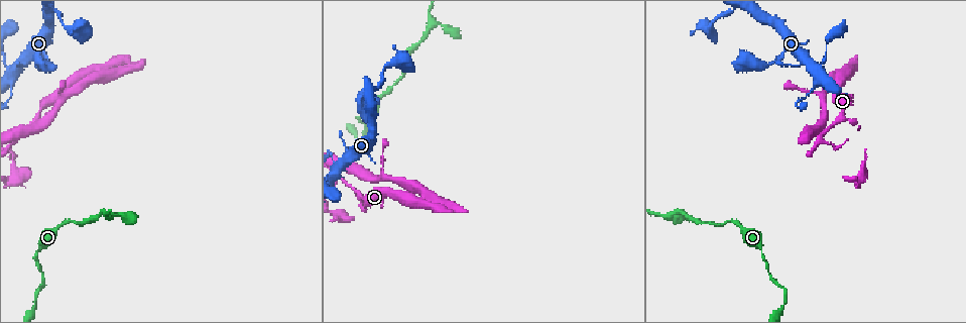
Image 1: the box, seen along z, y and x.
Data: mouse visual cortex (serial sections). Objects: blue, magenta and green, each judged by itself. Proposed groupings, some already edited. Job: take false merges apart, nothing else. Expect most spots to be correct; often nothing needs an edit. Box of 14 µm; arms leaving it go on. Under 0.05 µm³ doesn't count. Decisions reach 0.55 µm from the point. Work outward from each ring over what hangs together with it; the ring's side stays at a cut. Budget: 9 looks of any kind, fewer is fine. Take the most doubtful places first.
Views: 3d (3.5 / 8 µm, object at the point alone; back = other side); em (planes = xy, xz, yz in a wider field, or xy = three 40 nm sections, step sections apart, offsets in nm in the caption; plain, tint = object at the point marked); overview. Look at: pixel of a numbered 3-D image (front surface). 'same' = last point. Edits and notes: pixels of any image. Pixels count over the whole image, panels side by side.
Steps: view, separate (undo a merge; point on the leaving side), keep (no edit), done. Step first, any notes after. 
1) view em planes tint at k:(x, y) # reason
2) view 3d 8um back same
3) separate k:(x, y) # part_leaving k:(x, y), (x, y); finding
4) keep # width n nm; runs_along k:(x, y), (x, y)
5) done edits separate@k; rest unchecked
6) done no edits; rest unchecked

view 3d 3.5um at 1:(427, 198) # thick turns thin

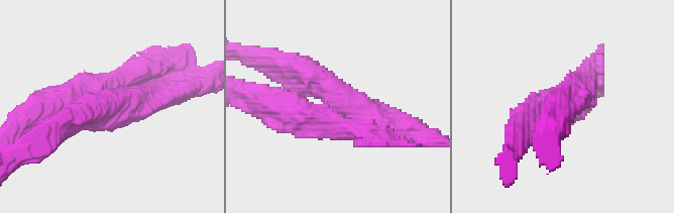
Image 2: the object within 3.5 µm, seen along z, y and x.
view em xy step 3 tint at 2:(108, 102) # arms 4; arm_widths 350, 400, 450, 500 nm; now the EM

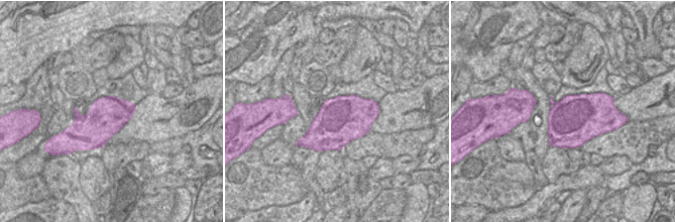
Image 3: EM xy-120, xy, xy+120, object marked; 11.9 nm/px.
separate 2:(136, 110) # part_leaving 2:(103, 101), (43, 140); a second cell is stuck on

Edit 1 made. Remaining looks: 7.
view overview

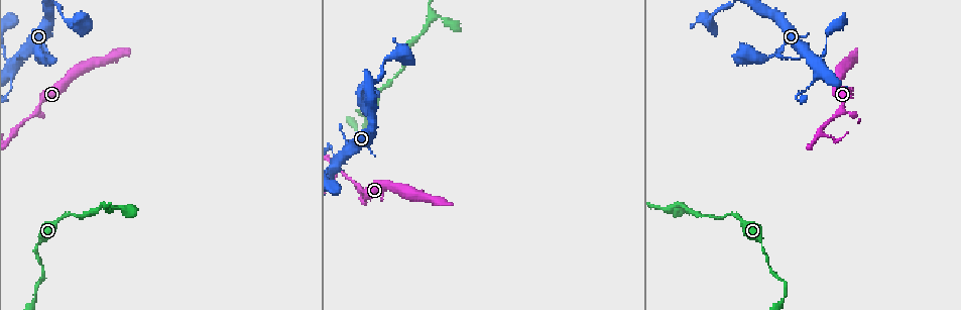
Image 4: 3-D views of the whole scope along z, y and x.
view 3d 3.5um at 4:(821, 131) # three arms meet

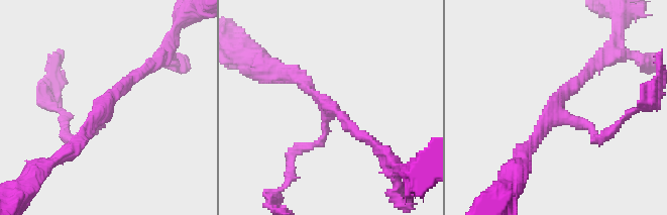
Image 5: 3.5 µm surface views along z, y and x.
view em xy step 3 tint at 5:(104, 113) # arms 3; arm_widths 150, 200, 200 nm; need the tissue

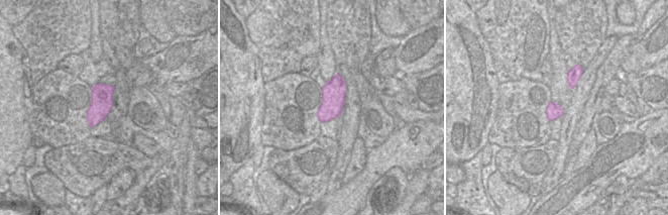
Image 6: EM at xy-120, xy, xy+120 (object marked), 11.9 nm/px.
keep # runs_along 5:(143, 72), (63, 155); one cell here

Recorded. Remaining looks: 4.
view 3d 3.5um at 4:(819, 64) # thin arm on a thick one

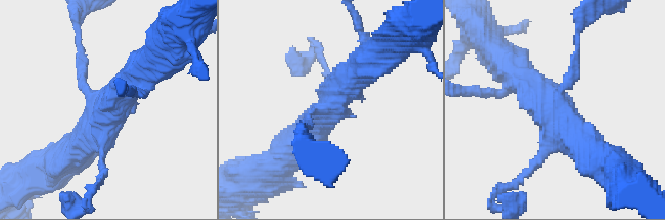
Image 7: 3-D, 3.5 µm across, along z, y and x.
view em xy step 3 tint at 7:(107, 105)

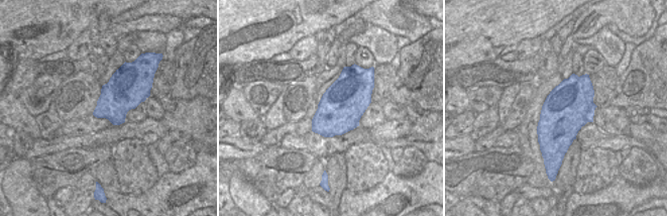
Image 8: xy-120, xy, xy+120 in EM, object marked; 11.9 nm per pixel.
keep # arm_widths 150, 200, 450, 500 nm; one cell here

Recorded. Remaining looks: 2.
done edits separate@2; rest unchecked

